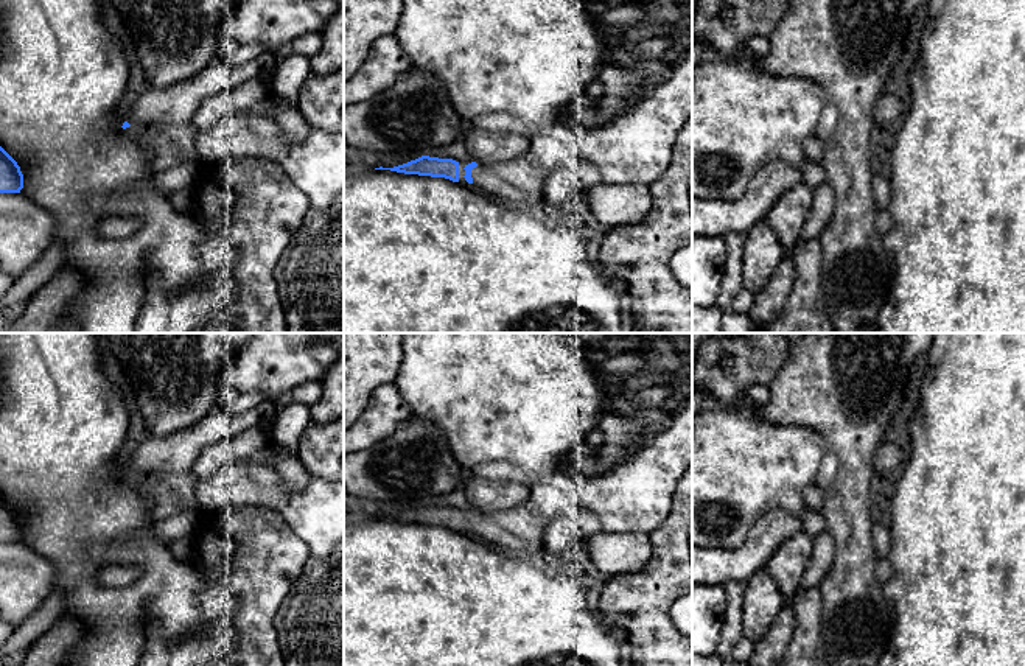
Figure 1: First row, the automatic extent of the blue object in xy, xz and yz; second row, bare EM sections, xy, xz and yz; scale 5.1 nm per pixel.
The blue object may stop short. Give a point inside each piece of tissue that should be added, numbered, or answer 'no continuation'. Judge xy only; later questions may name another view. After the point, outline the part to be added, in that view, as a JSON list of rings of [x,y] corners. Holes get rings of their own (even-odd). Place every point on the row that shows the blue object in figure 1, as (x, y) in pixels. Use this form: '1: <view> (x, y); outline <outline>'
1: xy (174, 105); outline [[[274,54],[235,65],[229,58],[213,58],[196,76],[163,89],[148,89],[126,110],[126,121],[134,128],[159,124],[170,128],[191,123],[199,106],[221,90],[233,90],[249,79],[268,75],[274,68]]]

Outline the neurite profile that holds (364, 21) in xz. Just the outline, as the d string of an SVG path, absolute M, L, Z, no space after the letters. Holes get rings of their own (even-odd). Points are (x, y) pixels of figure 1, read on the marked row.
M344 0L344 84L366 61L372 44L394 34L403 0Z

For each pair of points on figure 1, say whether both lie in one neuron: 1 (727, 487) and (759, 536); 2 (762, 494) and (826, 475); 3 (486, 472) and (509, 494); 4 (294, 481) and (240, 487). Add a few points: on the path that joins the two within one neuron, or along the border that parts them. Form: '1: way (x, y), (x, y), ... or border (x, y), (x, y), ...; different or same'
1: border (787, 511), (767, 511), (738, 546), (725, 548); different
2: border (829, 448), (812, 481); different
3: border (475, 476), (520, 481), (528, 486); different
4: border (310, 473), (310, 480), (296, 490), (277, 480); different

